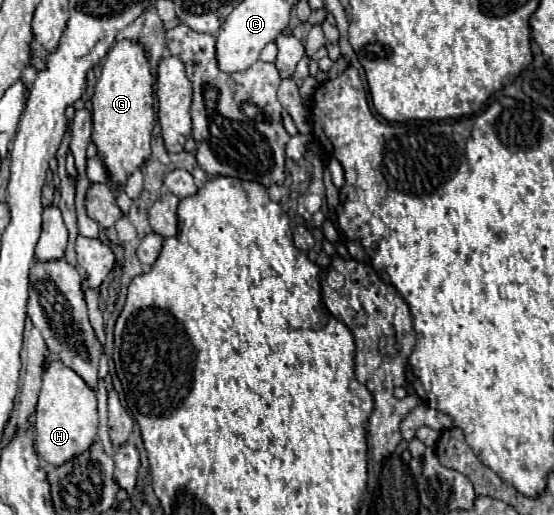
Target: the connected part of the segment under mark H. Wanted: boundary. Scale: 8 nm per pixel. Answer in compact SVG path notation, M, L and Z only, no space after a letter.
M59 359L47 363L43 371L41 393L35 411L35 451L49 465L63 465L71 457L83 453L97 439L99 415L95 391Z

